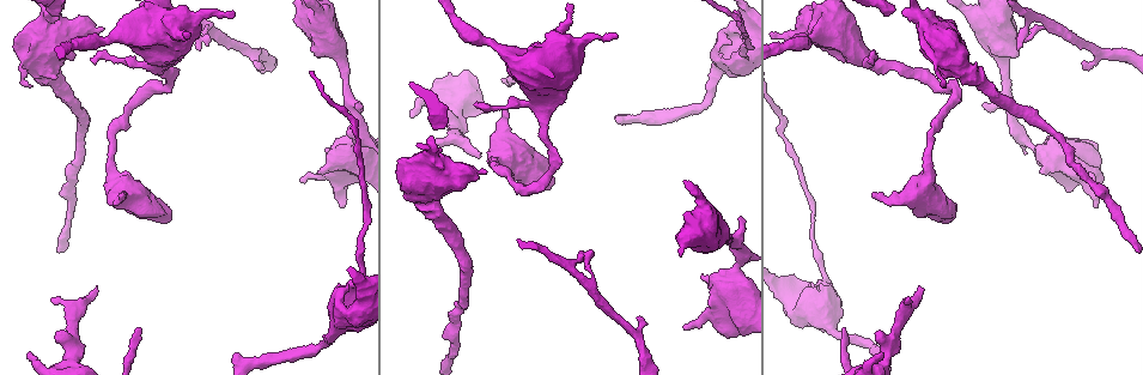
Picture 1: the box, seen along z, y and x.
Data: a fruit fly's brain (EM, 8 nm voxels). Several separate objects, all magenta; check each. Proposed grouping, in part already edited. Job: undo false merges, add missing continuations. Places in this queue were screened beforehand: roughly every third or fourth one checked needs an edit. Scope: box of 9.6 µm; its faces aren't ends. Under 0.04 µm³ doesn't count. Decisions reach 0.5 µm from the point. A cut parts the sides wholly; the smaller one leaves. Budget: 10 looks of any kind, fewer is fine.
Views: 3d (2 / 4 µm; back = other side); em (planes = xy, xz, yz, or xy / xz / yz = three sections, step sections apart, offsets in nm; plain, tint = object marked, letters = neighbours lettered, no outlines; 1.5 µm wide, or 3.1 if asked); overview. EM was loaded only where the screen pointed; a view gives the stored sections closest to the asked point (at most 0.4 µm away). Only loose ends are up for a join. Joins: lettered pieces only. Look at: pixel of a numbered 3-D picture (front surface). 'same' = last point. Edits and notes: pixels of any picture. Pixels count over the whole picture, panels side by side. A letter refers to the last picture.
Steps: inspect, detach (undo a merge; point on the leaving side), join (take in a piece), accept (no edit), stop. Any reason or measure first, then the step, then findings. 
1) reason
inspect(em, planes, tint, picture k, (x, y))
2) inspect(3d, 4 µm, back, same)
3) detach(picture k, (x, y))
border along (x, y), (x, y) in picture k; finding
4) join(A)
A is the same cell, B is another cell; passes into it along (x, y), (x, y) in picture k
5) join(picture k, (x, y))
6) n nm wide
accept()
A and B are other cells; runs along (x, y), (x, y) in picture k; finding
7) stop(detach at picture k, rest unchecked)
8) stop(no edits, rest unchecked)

an open end
inspect(3d, 4 µm, picture 1, (257, 69))

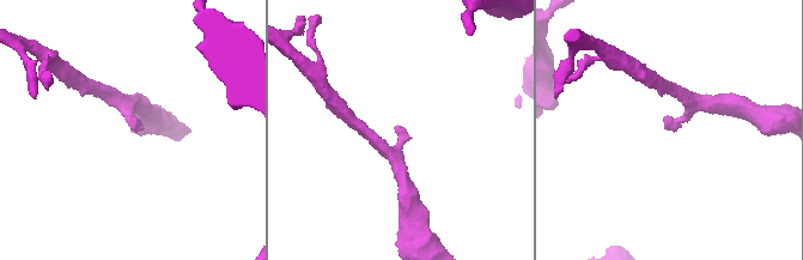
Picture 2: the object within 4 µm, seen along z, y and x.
inspect(em, planes, letters, picture 2, (136, 130))

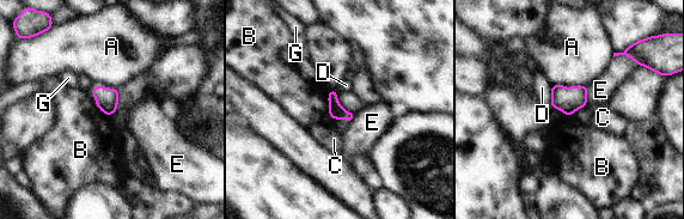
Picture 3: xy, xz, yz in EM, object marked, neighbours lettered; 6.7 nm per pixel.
accept()
A, B, C, D, E and G are other cells; border along (91, 92), (96, 105), (107, 116) in picture 3; no lettered piece goes on from it

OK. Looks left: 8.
inspect(em, xz, step 4, tint, picture 1, (345, 206))

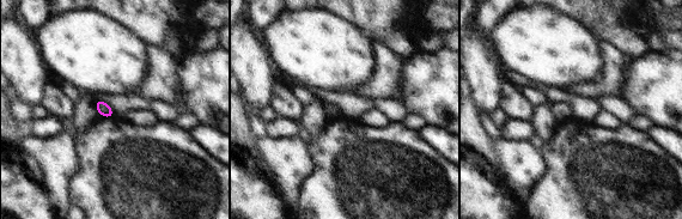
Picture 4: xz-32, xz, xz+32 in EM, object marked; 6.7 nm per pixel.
cut it another way
inspect(em, xy, step 8, letters, same)

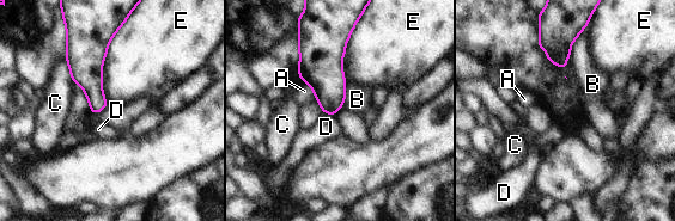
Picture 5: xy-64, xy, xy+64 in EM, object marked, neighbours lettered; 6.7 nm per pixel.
accept()
A, B, C, D and E are other cells; border along (583, 30), (573, 42), (570, 55) in picture 5; no lettered piece goes on from it

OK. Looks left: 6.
free end
inspect(em, planes, letters, picture 1, (983, 104))

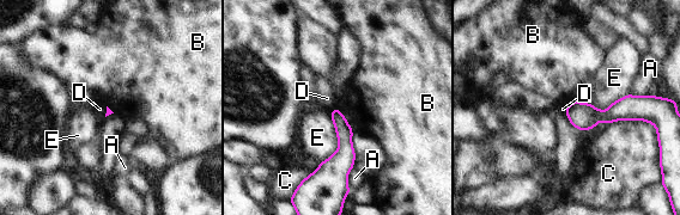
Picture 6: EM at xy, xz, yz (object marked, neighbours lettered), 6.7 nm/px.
accept()
A, B, C, D and E are other cells; no lettered piece goes on from it

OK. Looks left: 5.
free end
inspect(em, planes, letters, picture 1, (1044, 172))

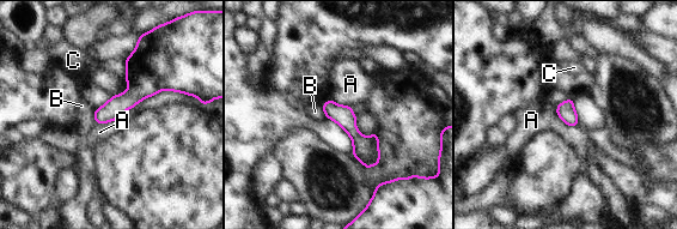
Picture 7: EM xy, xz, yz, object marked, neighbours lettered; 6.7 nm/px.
accept()
A, B and C are other cells; border along (555, 107), (567, 125), (578, 126) in picture 7; no lettered piece goes on from it

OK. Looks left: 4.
stop(no edits, rest unchecked)

